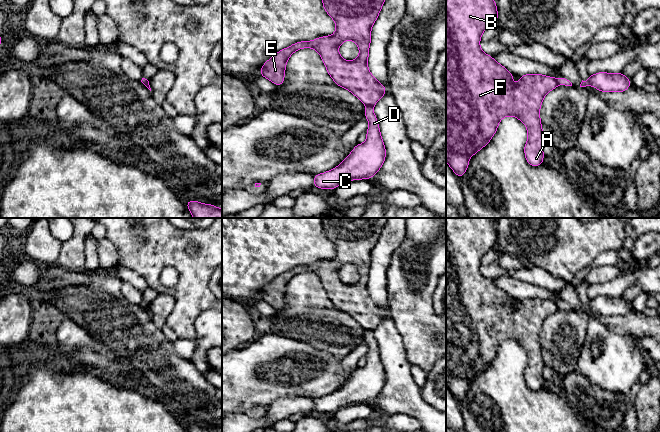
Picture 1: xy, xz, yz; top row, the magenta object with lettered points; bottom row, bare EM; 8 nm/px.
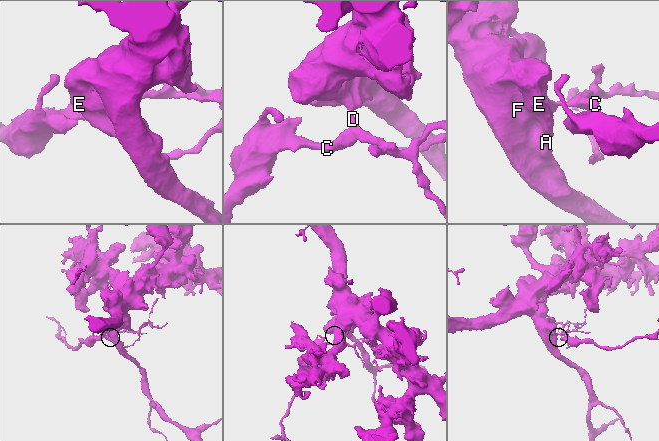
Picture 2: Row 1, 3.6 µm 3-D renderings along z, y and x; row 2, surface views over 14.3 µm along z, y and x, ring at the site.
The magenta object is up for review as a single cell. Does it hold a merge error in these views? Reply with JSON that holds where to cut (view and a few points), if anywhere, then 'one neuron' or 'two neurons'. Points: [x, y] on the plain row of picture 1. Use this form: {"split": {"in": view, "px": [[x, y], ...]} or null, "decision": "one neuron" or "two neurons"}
{"split": {"in": "xz", "px": [[367, 329], [372, 331]]}, "decision": "two neurons"}

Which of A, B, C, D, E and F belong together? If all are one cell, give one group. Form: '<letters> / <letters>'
A B E F / C D

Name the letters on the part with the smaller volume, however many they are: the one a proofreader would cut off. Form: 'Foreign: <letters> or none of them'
Foreign: C, D

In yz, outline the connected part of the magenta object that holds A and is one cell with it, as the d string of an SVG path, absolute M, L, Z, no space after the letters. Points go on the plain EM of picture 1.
M446 218L446 386L459 402L466 397L467 391L469 389L469 382L490 366L491 362L497 355L500 344L506 340L517 341L521 346L525 348L527 352L528 363L524 370L524 377L528 388L533 391L537 391L543 388L543 369L546 365L540 344L540 330L544 324L545 319L558 310L558 305L556 302L546 299L526 298L520 300L520 305L517 308L513 308L512 303L514 298L510 297L504 290L494 284L491 279L485 278L479 269L482 257L490 248L494 248L497 245L497 229L491 218Z

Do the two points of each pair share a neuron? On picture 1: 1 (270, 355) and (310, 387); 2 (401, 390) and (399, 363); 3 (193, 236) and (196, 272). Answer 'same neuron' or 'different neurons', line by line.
1: same neuron
2: same neuron
3: same neuron

